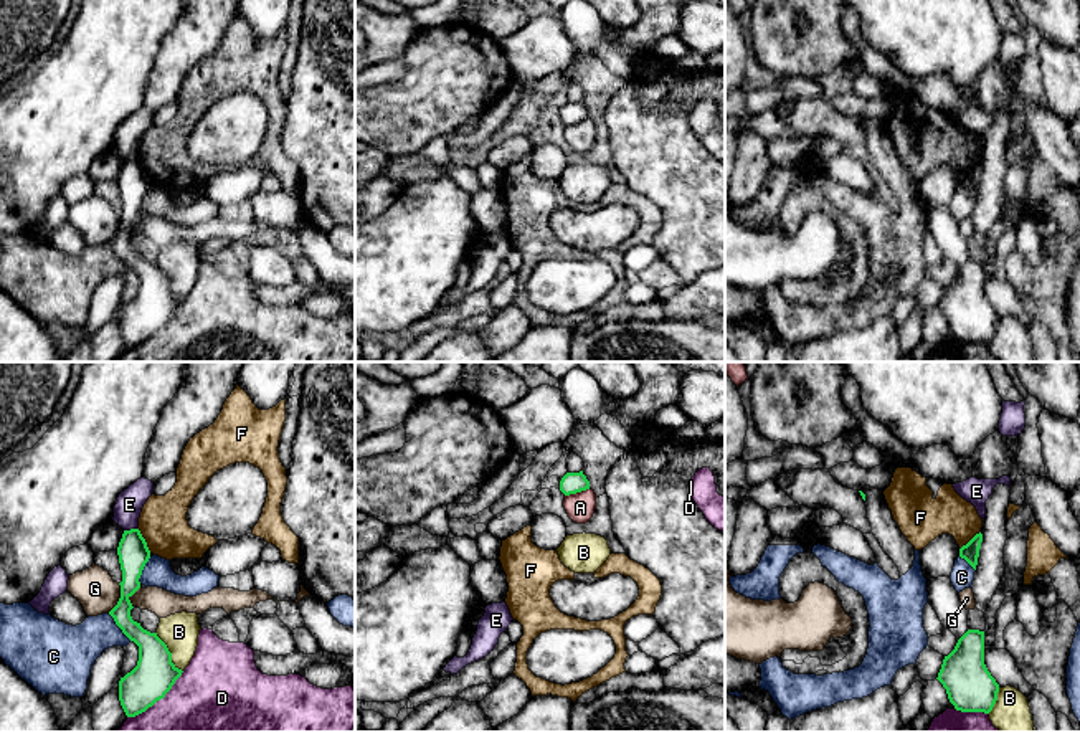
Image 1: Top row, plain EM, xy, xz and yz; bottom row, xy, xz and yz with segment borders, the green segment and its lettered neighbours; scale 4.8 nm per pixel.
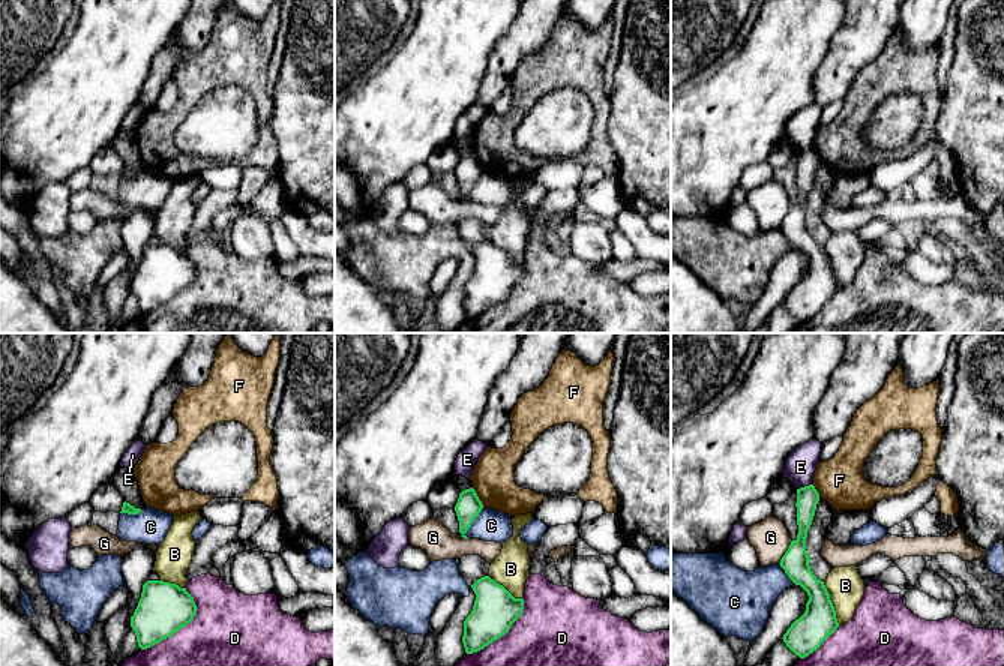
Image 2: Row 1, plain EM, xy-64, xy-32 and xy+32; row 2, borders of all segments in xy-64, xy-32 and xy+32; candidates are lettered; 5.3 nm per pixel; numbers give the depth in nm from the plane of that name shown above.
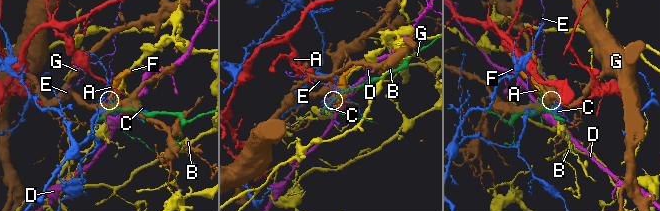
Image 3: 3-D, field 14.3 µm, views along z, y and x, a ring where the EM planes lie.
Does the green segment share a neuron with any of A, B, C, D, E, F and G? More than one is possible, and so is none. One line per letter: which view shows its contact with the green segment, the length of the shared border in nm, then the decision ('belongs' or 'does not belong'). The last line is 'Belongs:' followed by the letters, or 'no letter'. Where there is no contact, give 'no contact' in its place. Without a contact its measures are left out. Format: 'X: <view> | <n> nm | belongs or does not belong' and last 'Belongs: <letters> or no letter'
A: xz | 130 nm | does not belong
B: xy | 240 nm | does not belong
C: xy | 180 nm | does not belong
D: xy | 360 nm | does not belong
E: xy | 70 nm | does not belong
F: xy | 140 nm | does not belong
G: xy | 160 nm | does not belong
Belongs: no letter

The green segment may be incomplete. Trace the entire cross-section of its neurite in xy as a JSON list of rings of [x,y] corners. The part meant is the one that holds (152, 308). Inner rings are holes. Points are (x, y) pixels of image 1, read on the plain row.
[[[139,159],[124,160],[117,177],[122,200],[121,228],[109,241],[122,263],[139,276],[137,296],[119,311],[119,330],[127,347],[135,347],[163,329],[182,306],[172,292],[172,283],[157,266],[134,251],[130,226],[140,218],[140,205],[150,180]]]

